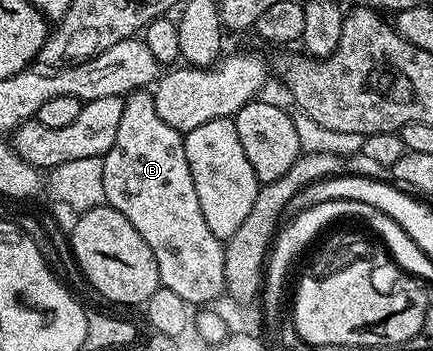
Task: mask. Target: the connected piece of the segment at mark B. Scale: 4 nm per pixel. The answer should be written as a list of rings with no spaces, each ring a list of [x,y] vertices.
[[[148,88],[136,89],[125,97],[119,132],[115,134],[111,151],[107,151],[104,158],[103,191],[106,202],[119,211],[119,215],[127,215],[131,227],[135,227],[135,231],[143,235],[147,247],[151,247],[162,286],[175,291],[179,299],[188,301],[193,307],[208,306],[217,296],[222,296],[225,293],[225,246],[222,238],[211,235],[211,227],[207,227],[207,219],[203,219],[199,195],[195,195],[195,179],[191,179],[191,167],[187,167],[184,136],[171,127],[171,123],[163,123],[163,119],[159,119],[153,94]]]

